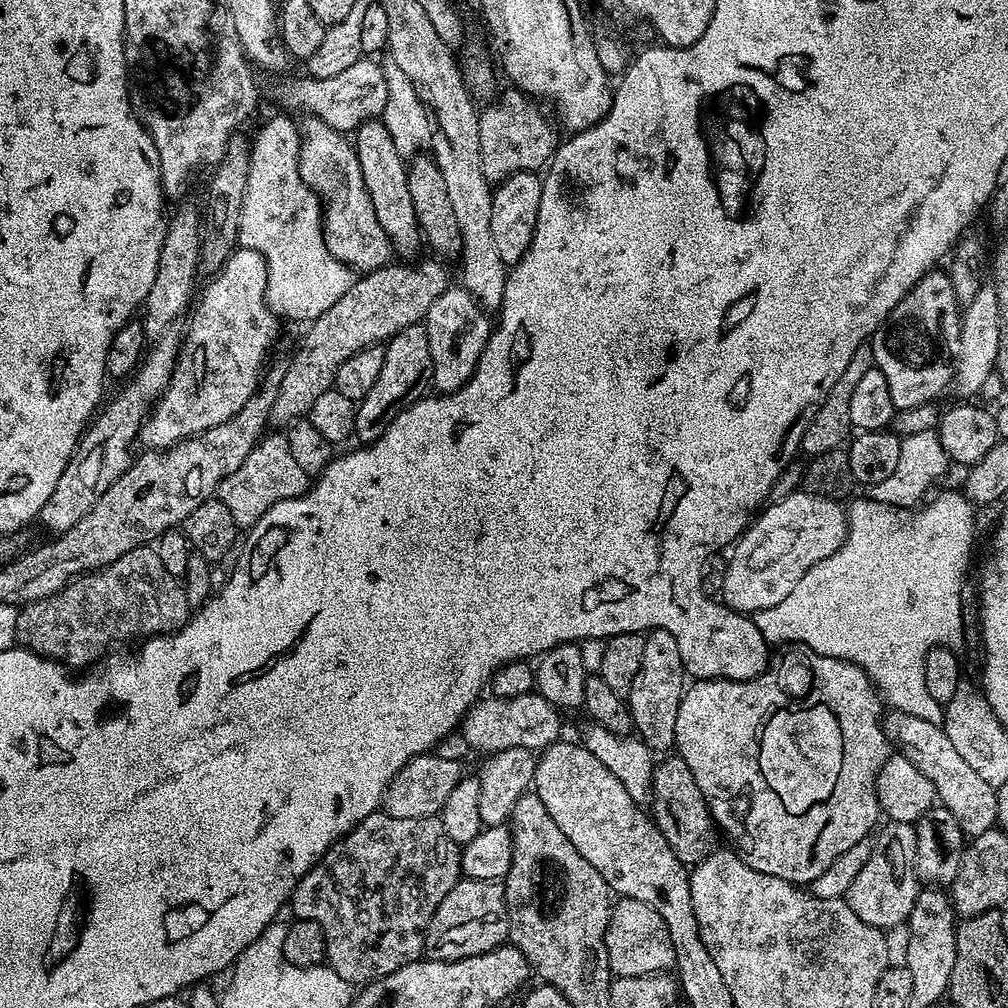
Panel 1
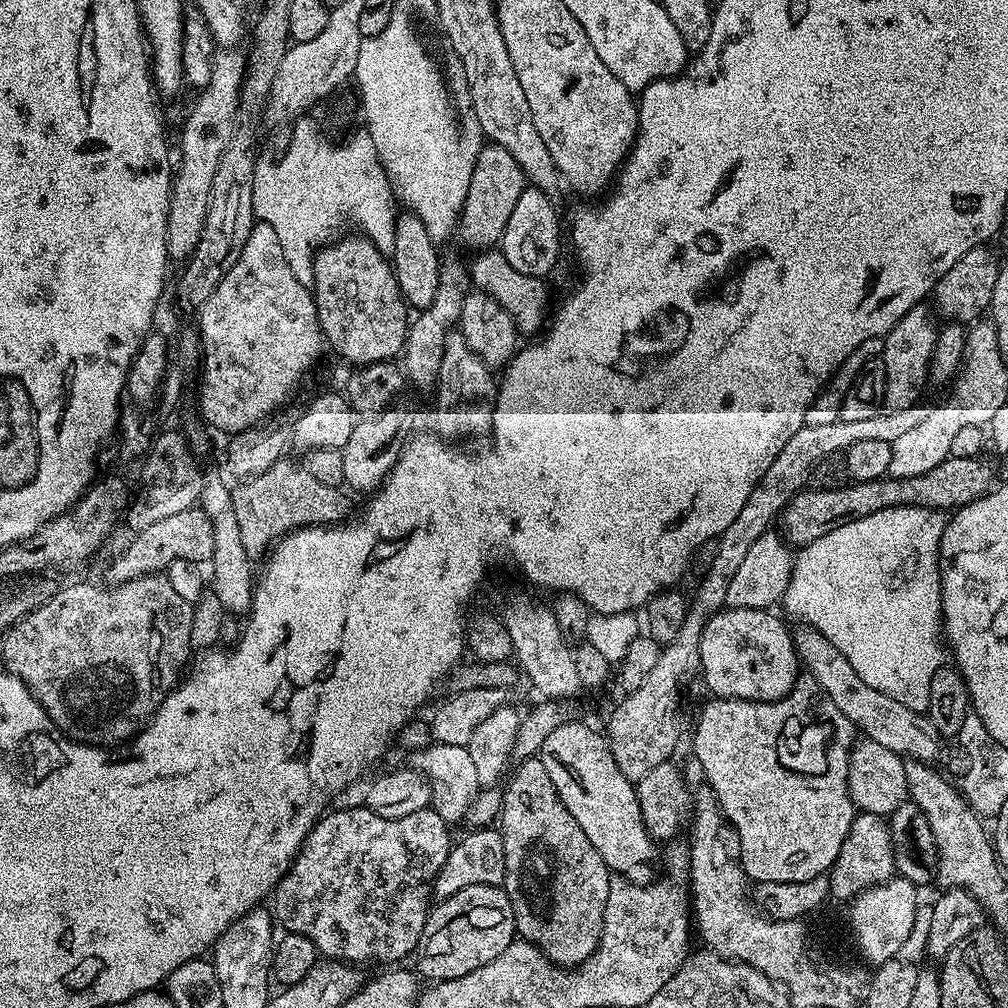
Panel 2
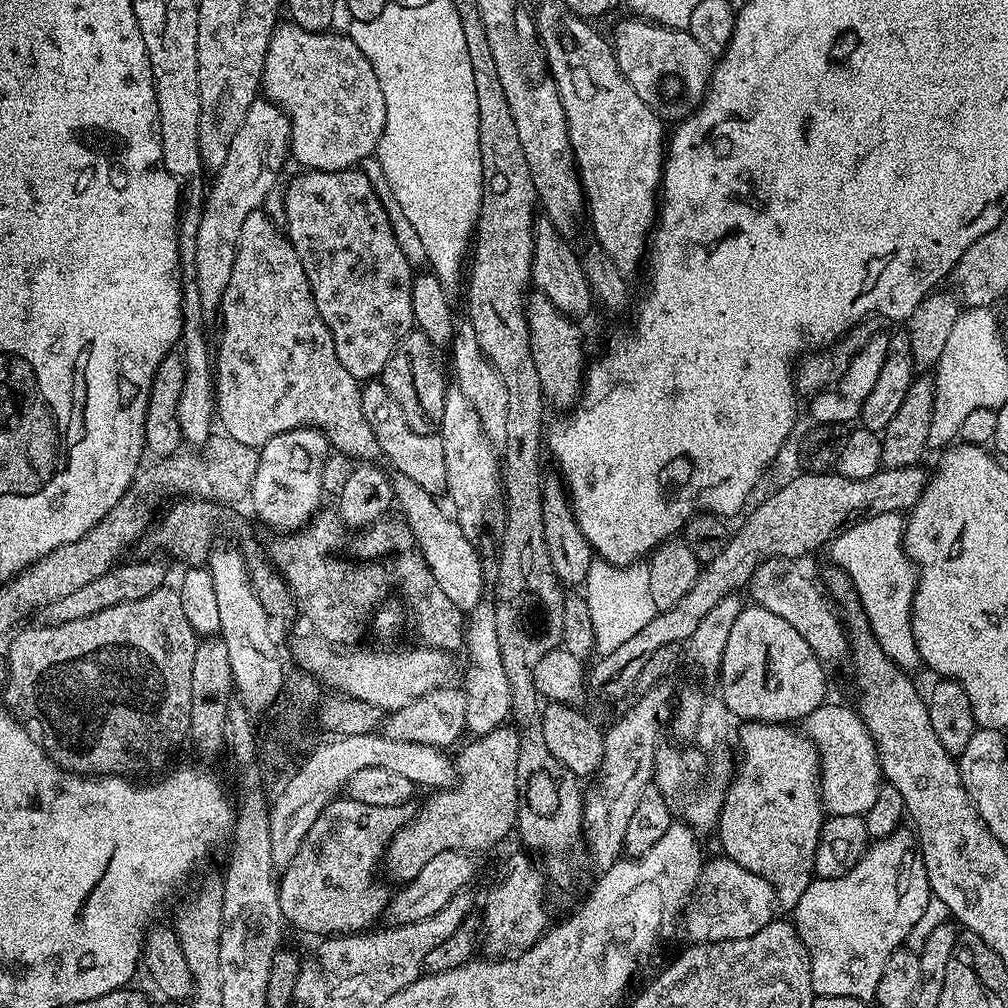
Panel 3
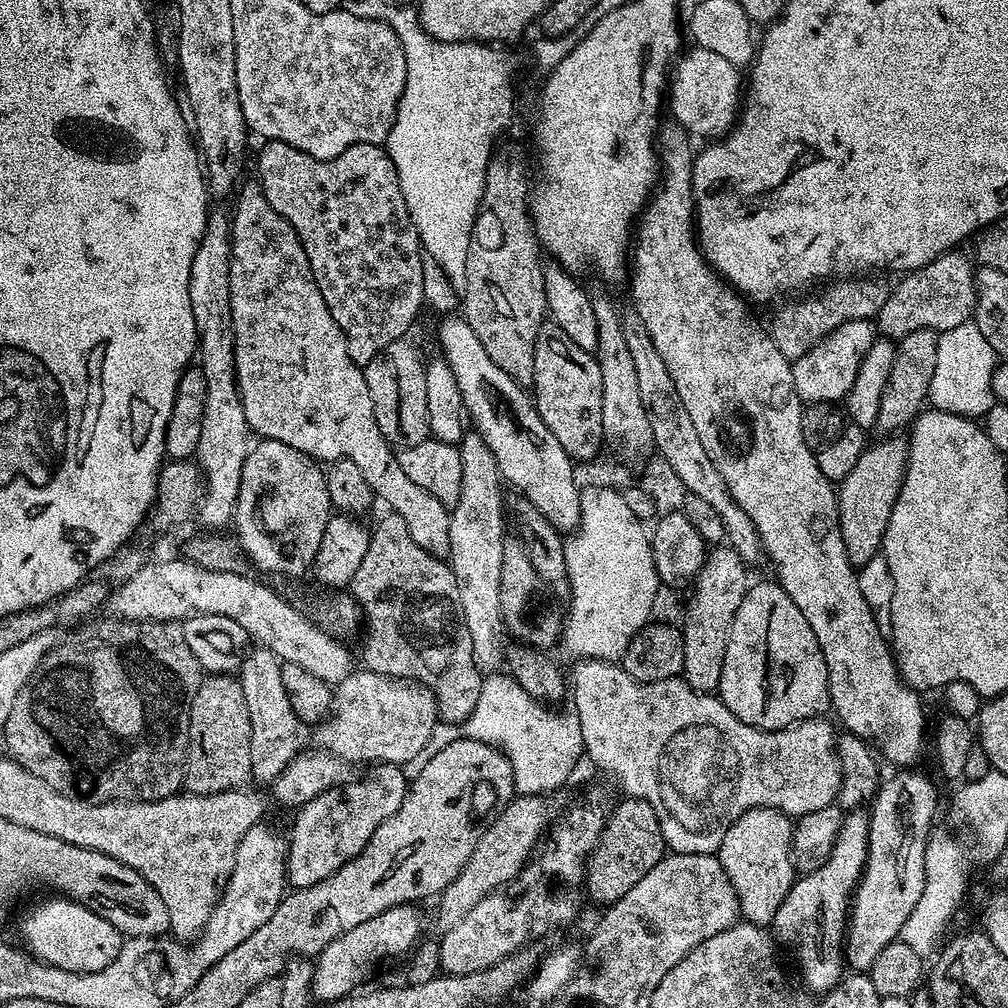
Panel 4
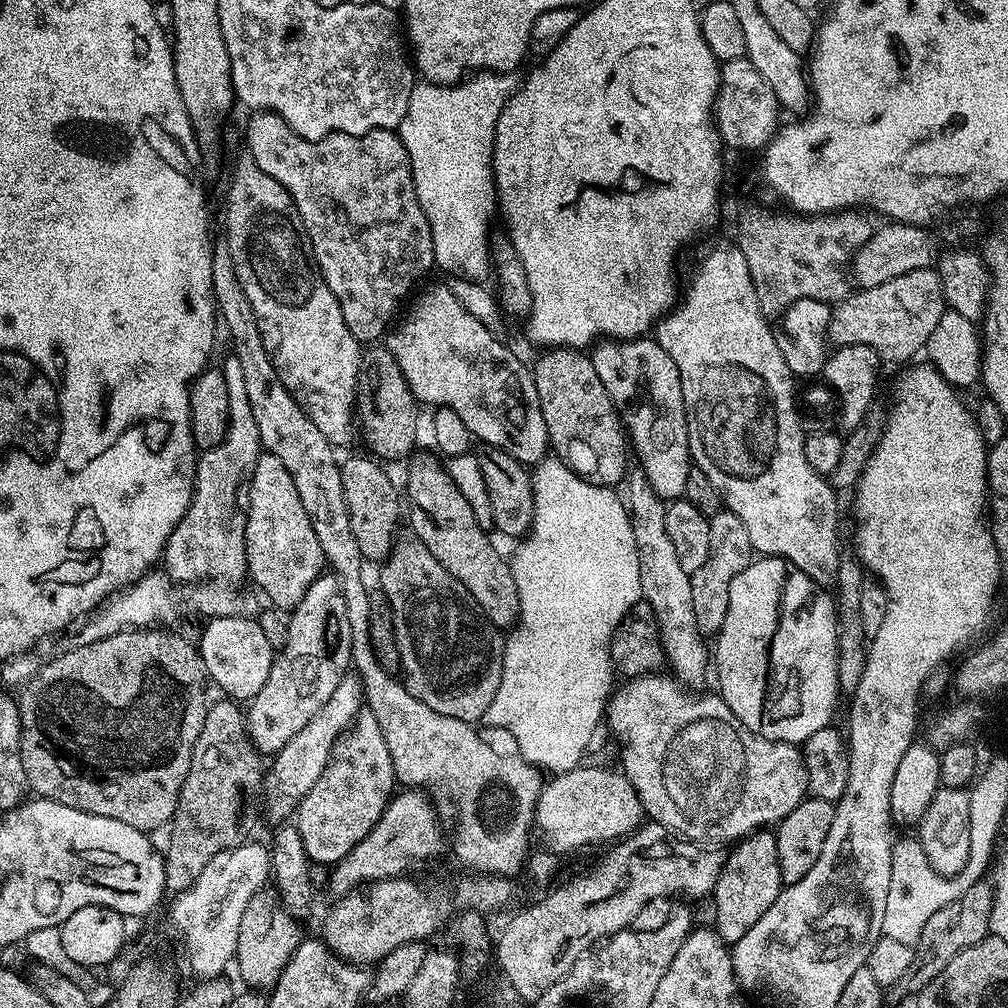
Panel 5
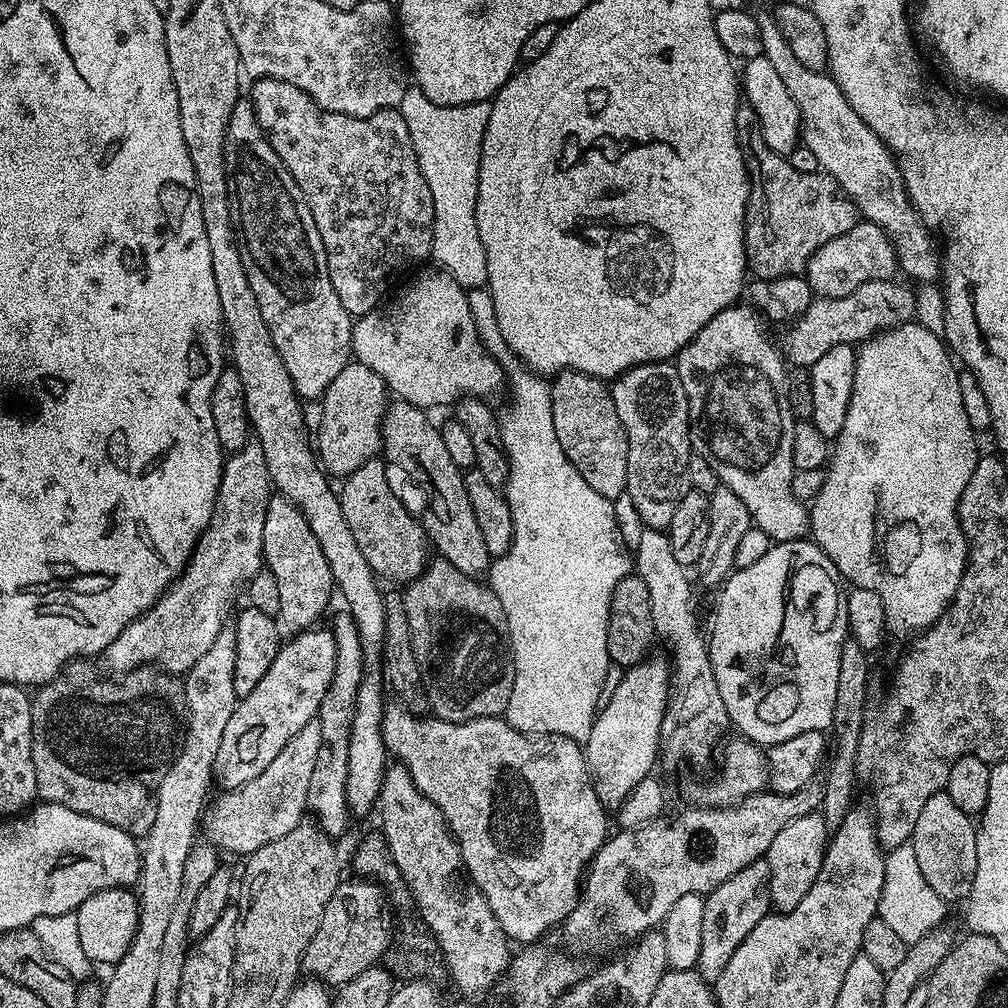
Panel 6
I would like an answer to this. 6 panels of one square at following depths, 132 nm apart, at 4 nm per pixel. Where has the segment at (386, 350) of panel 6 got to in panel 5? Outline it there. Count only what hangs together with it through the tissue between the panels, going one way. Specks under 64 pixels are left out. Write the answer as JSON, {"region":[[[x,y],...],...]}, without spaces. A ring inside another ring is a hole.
{"region":[[[446,286],[440,288],[428,288],[416,301],[411,301],[412,309],[408,313],[403,313],[402,319],[387,333],[386,346],[390,350],[390,354],[394,354],[394,362],[398,362],[398,370],[402,370],[402,378],[406,378],[408,389],[412,391],[413,396],[421,405],[432,404],[431,406],[439,406],[441,408],[452,408],[454,414],[458,414],[458,418],[462,418],[462,422],[466,422],[466,430],[470,430],[473,437],[480,444],[489,444],[490,446],[498,446],[502,450],[506,450],[506,454],[510,454],[510,458],[514,458],[519,464],[525,466],[535,466],[549,455],[550,441],[548,438],[548,427],[546,426],[546,418],[542,418],[542,406],[538,402],[538,390],[536,383],[532,377],[532,368],[524,365],[506,345],[499,339],[497,333],[491,332],[485,324],[478,322],[478,318],[474,318],[474,314],[470,314],[470,310],[466,310],[466,306],[462,306],[462,302],[458,302],[458,298],[454,298],[454,294]]]}

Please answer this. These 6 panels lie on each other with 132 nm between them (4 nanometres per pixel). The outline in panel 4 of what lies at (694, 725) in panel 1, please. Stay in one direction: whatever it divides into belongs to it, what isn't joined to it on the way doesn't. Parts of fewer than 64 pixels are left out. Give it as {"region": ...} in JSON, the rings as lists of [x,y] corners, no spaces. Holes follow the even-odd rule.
{"region":[[[755,808],[746,810],[726,830],[726,838],[722,838],[722,846],[719,850],[719,858],[722,862],[722,870],[726,870],[726,878],[730,878],[730,884],[734,886],[734,894],[740,903],[741,917],[749,924],[761,926],[771,925],[774,914],[778,914],[778,906],[786,902],[786,894],[790,894],[798,873],[792,862],[792,826],[793,817],[787,816],[779,808]]]}

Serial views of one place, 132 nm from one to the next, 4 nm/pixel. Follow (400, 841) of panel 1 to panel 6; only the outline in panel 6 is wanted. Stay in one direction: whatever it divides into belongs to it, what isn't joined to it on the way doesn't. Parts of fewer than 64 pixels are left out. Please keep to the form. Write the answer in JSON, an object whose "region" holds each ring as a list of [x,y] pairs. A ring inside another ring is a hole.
{"region":[[[347,611],[340,613],[330,623],[330,631],[336,647],[334,678],[322,697],[322,706],[318,713],[320,722],[320,741],[318,758],[314,762],[314,771],[310,774],[307,811],[312,812],[315,823],[331,838],[339,838],[348,828],[350,813],[346,802],[346,774],[348,773],[348,747],[350,746],[350,726],[354,714],[354,702],[358,698],[358,686],[364,677],[364,651],[362,638],[358,638],[358,626]]]}

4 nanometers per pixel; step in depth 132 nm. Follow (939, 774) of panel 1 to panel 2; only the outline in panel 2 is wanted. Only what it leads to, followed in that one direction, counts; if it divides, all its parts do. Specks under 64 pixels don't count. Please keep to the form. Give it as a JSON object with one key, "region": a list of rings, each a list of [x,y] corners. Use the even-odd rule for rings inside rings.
{"region":[[[807,626],[797,627],[794,632],[794,643],[799,663],[808,667],[807,675],[818,682],[818,686],[850,718],[861,737],[878,742],[878,746],[886,746],[886,750],[894,750],[902,758],[911,758],[916,762],[932,762],[940,752],[942,737],[936,733],[927,715],[910,710],[910,706],[902,706],[886,694],[866,686],[858,674],[854,674],[854,666],[846,662],[846,654],[838,650],[826,637]]]}

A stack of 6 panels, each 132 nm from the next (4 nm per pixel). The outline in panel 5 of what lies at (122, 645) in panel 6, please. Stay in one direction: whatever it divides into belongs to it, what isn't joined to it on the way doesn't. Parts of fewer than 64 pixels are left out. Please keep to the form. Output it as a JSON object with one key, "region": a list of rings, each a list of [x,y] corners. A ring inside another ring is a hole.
{"region":[[[225,355],[222,371],[226,378],[226,395],[230,402],[228,429],[224,440],[209,452],[200,452],[196,462],[196,477],[192,480],[192,501],[178,526],[164,545],[163,563],[177,584],[197,582],[236,582],[245,579],[246,518],[248,517],[248,483],[254,466],[262,455],[258,426],[246,395],[242,365],[234,355]]]}

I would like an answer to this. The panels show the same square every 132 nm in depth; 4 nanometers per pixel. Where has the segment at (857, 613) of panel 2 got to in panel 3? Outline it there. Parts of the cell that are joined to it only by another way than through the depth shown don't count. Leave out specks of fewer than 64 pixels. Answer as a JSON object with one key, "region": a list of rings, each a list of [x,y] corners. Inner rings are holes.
{"region":[[[887,512],[859,520],[840,533],[830,545],[832,560],[852,579],[855,599],[860,600],[872,637],[896,667],[904,670],[904,652],[912,652],[912,599],[916,593],[916,565],[904,549],[906,520],[899,512]]]}

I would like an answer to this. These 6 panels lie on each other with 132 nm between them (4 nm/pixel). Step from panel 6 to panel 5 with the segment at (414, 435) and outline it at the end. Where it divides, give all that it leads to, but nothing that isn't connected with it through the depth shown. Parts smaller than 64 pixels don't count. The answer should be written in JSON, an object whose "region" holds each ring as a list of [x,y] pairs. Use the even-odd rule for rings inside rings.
{"region":[[[417,451],[407,461],[407,463],[409,462],[408,496],[412,499],[413,506],[428,520],[414,521],[411,531],[420,539],[422,546],[426,546],[426,550],[430,550],[430,554],[434,554],[434,558],[438,558],[438,562],[442,562],[442,566],[446,566],[446,570],[450,570],[450,574],[454,574],[454,578],[458,578],[458,582],[462,582],[462,586],[466,586],[466,590],[471,594],[477,608],[483,612],[484,617],[495,628],[511,629],[520,614],[518,586],[514,586],[511,563],[492,545],[492,540],[488,537],[489,533],[486,529],[478,526],[478,518],[474,518],[474,510],[470,510],[470,502],[466,502],[466,498],[462,498],[462,492],[454,486],[441,457],[431,451],[429,451],[430,453],[419,452]]]}

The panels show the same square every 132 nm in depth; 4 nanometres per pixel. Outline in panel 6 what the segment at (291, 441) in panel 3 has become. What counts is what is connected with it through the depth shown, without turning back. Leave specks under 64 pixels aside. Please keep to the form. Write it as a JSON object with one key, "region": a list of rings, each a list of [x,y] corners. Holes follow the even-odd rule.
{"region":[[[276,494],[269,499],[266,520],[262,522],[262,542],[263,563],[278,586],[278,623],[281,629],[295,634],[317,627],[332,600],[332,592],[334,596],[332,571],[326,562],[326,554],[322,554],[322,546],[318,546],[318,538],[314,538],[314,530],[310,530],[298,506],[285,496]]]}

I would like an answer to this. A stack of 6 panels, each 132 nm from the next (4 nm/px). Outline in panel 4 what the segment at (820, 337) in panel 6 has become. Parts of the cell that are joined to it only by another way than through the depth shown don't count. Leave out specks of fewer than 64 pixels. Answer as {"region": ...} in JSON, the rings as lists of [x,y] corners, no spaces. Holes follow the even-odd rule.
{"region":[[[953,250],[934,258],[934,262],[917,272],[907,273],[901,279],[904,281],[888,293],[886,306],[882,306],[878,317],[879,331],[888,338],[901,338],[916,330],[929,328],[939,334],[969,323],[976,311],[976,282],[973,261],[969,257],[968,260],[960,250]]]}

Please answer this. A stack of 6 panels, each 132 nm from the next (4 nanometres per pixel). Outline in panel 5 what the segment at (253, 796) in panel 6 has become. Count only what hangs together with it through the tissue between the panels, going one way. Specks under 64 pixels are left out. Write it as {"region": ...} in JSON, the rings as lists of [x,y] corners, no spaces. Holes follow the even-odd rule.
{"region":[[[349,674],[338,682],[338,690],[330,694],[326,706],[286,742],[286,746],[281,752],[275,753],[272,764],[272,772],[267,773],[266,787],[263,789],[263,799],[268,799],[268,812],[276,819],[276,822],[284,822],[289,819],[299,808],[302,798],[310,794],[314,782],[322,778],[322,770],[326,770],[326,762],[332,753],[332,747],[337,738],[343,734],[346,729],[352,727],[352,721],[356,715],[362,711],[362,705],[365,703],[364,690],[360,682],[359,675]]]}

